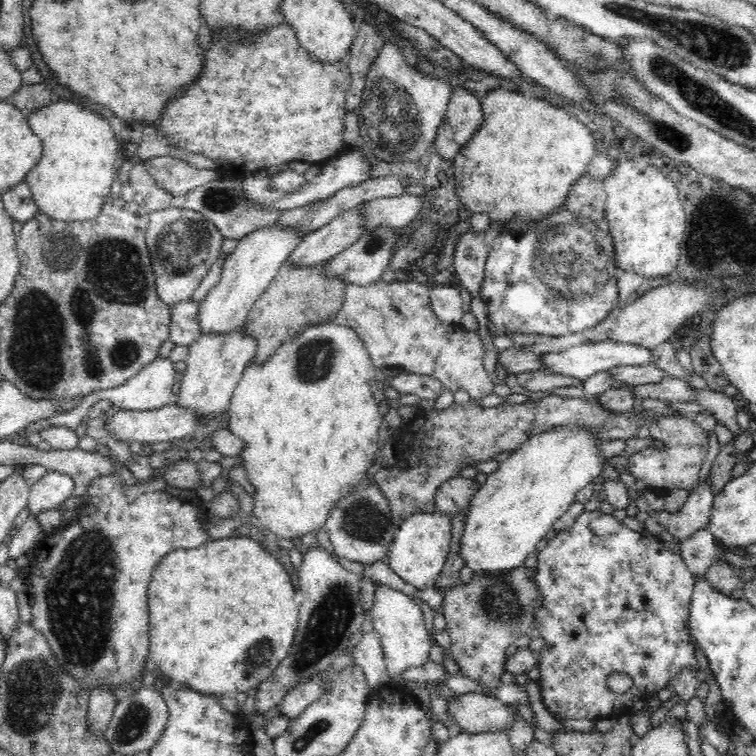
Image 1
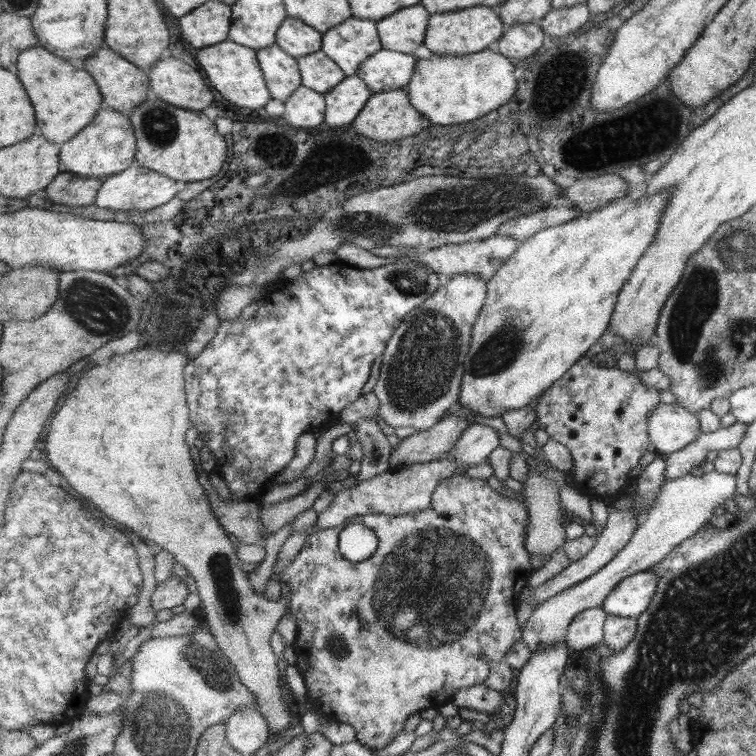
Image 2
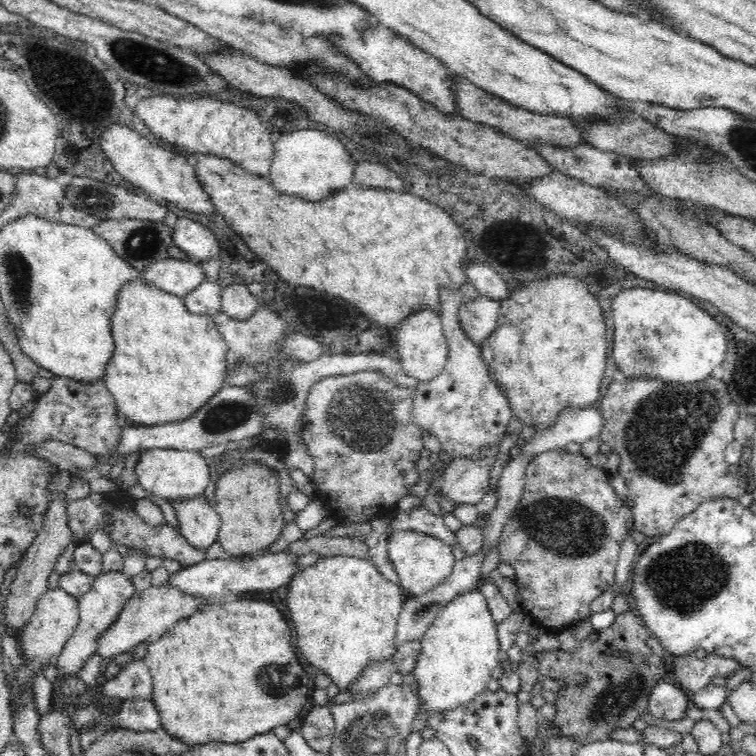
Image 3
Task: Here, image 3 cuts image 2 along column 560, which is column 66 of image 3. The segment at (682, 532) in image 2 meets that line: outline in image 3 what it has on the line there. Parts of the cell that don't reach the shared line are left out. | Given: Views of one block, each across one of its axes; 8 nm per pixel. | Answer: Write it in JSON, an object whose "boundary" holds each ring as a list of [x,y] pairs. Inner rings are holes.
{"boundary":[[[61,587],[48,589],[42,594],[36,611],[31,615],[27,625],[16,635],[19,642],[22,664],[13,670],[9,680],[9,691],[11,692],[11,720],[18,720],[18,708],[22,704],[24,696],[34,697],[34,678],[40,674],[46,674],[44,668],[49,668],[57,663],[57,658],[64,650],[66,641],[73,635],[79,623],[79,602],[71,594],[68,594]]]}

